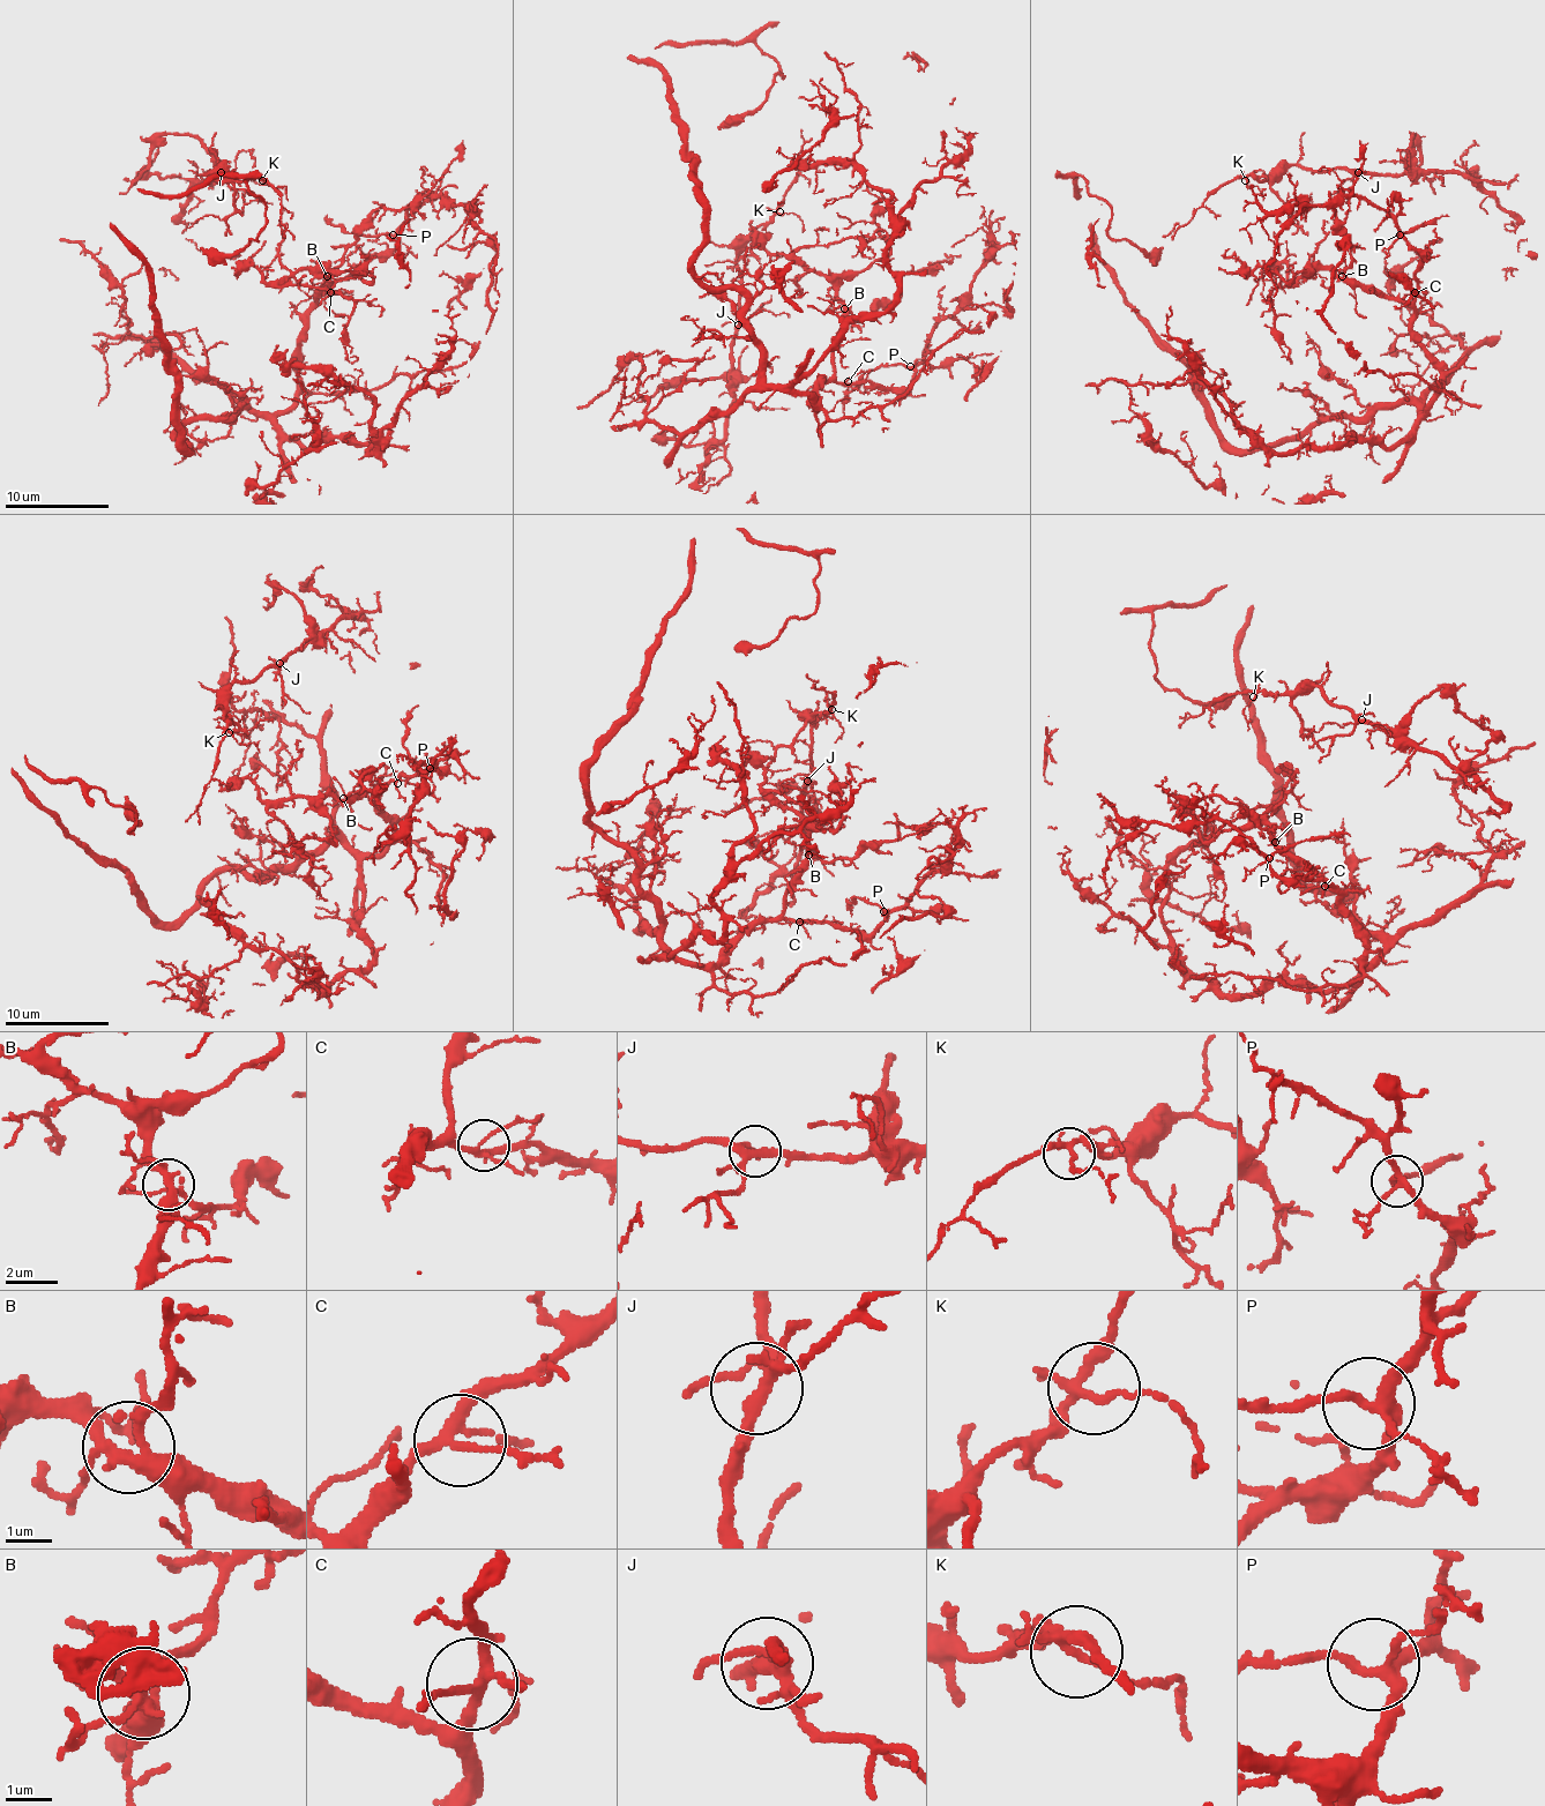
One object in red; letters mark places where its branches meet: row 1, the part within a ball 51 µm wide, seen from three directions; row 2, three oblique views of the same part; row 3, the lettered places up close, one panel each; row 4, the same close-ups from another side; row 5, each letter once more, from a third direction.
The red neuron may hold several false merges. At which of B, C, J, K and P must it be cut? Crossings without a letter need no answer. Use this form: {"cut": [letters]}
{"cut": []}

